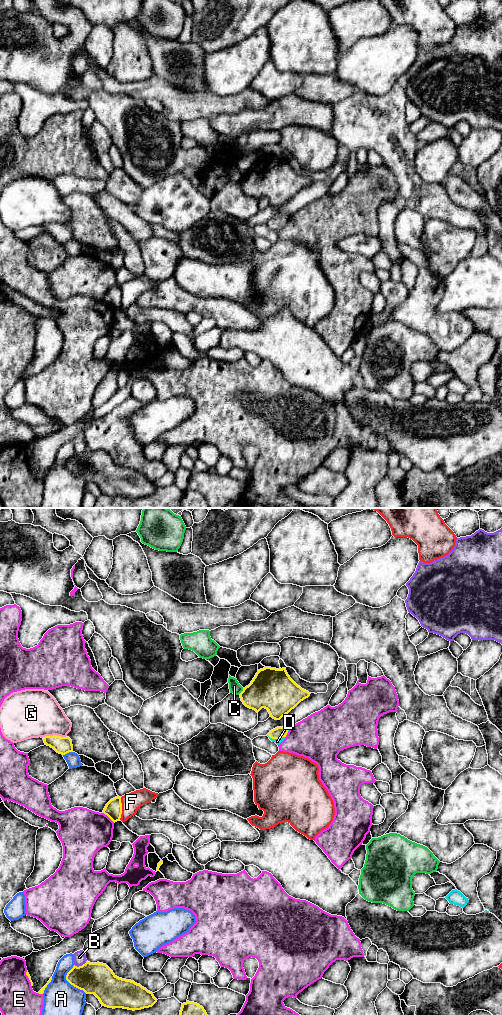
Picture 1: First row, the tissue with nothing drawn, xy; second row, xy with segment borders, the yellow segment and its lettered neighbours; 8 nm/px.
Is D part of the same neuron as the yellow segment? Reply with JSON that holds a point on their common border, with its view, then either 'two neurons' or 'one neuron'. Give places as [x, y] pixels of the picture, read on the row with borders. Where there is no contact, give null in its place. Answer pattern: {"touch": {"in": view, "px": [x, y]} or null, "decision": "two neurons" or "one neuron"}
{"touch": {"in": "xy", "px": [276, 738]}, "decision": "one neuron"}

